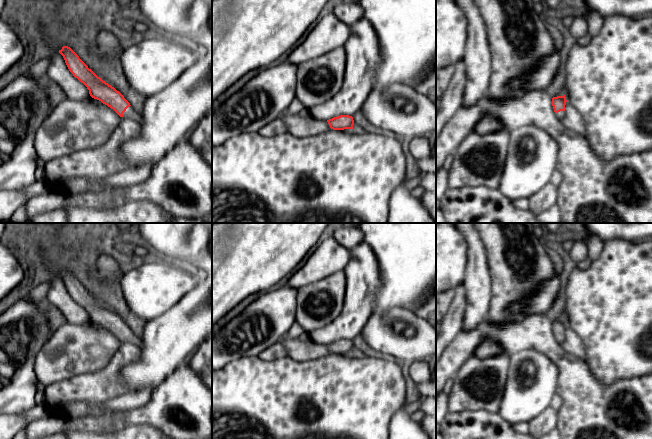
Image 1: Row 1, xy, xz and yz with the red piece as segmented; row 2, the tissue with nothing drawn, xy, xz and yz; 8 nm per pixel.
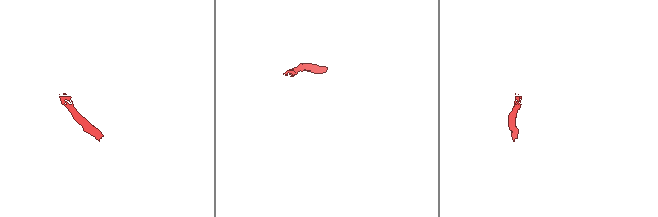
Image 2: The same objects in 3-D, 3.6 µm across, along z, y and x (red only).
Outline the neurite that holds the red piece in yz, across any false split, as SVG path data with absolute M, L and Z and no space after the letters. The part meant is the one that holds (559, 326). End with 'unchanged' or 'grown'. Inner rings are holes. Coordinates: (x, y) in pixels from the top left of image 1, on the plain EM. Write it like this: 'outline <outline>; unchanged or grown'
outline M557 320L552 322L552 330L556 340L561 344L565 338L565 329L566 329L566 321L564 320Z; grown

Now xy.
outline M63 270L59 277L69 295L87 311L92 322L113 333L120 341L131 342L139 349L142 347L141 339L131 331L124 320L89 293L70 271Z; grown

